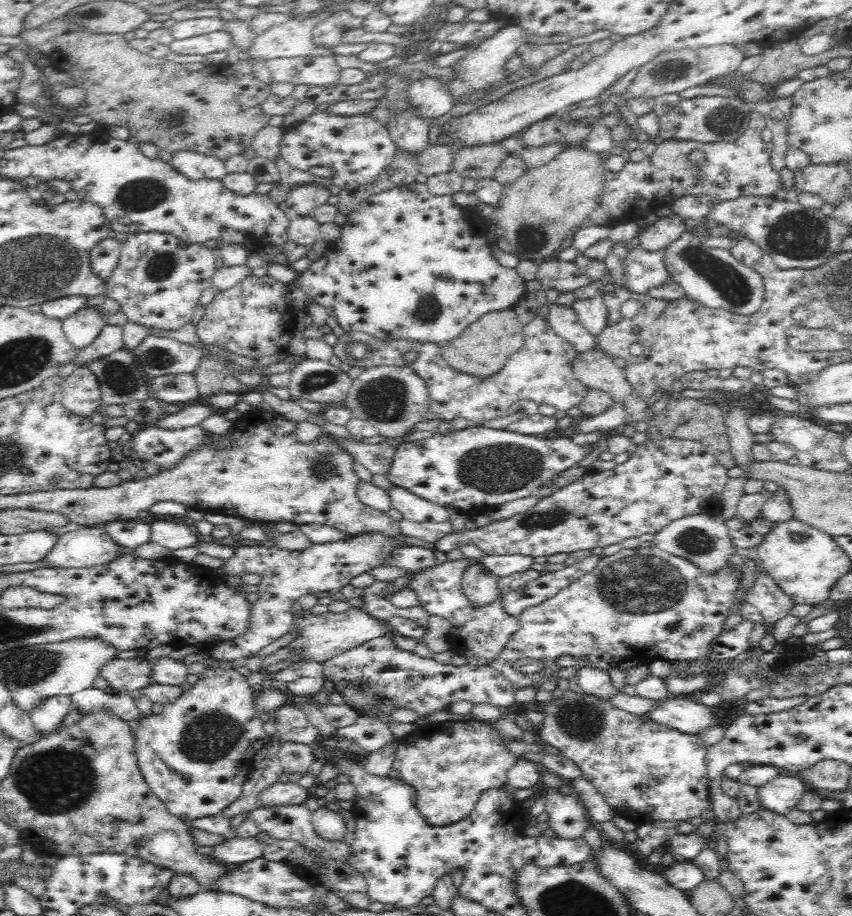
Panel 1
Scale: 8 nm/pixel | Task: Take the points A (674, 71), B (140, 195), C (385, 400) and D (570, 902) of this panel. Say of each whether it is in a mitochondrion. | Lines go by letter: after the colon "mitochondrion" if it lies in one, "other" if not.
A: mitochondrion
B: mitochondrion
C: mitochondrion
D: mitochondrion

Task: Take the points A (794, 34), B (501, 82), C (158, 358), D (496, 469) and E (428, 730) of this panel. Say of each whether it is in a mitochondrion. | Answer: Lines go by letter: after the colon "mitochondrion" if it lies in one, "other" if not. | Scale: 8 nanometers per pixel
A: other
B: other
C: mitochondrion
D: mitochondrion
E: other

